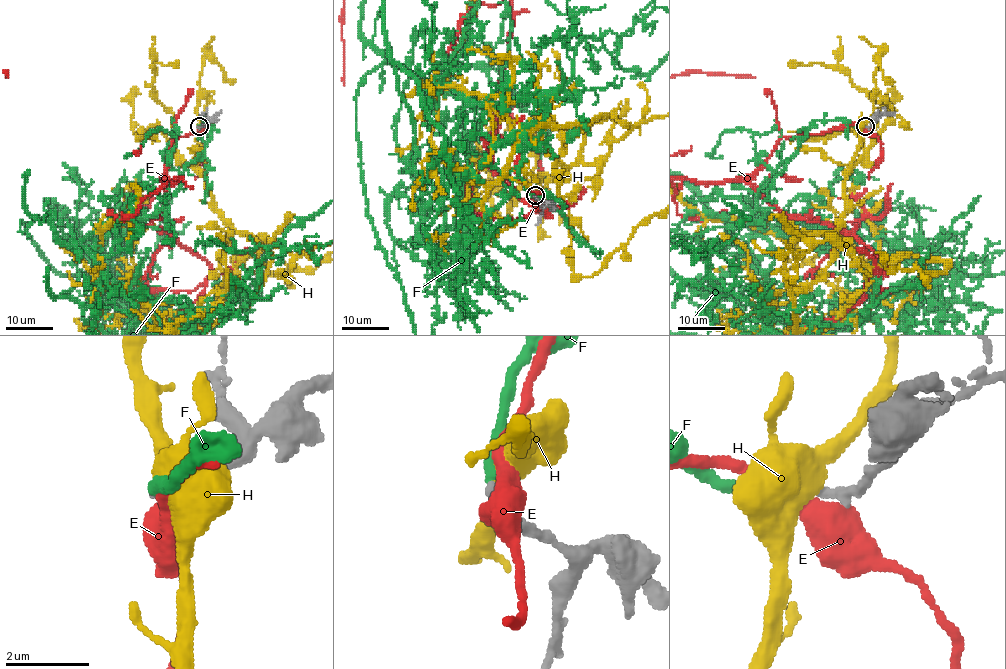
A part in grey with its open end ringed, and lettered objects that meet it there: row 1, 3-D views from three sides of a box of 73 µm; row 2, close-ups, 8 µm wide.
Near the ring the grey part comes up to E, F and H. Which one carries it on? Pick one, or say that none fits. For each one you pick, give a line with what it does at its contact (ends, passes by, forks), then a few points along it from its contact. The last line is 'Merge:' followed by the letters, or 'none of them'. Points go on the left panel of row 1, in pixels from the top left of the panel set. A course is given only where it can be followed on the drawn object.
F: It ends there. Its course: (198, 126), (205, 153), (148, 216), (71, 243), (45, 217), (20, 229), (76, 274), (79, 222)
Merge: F

